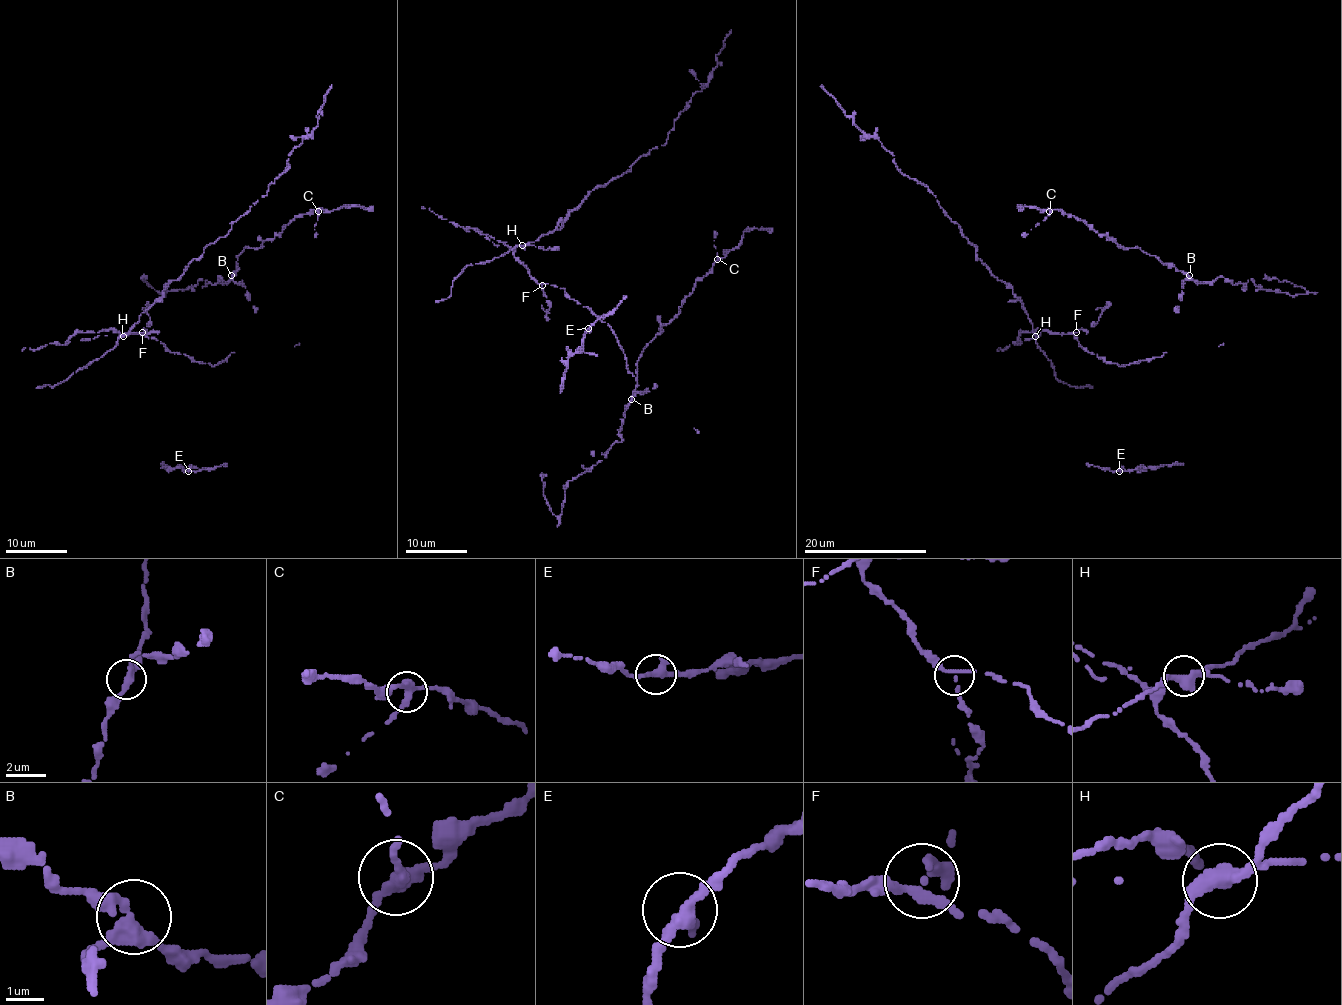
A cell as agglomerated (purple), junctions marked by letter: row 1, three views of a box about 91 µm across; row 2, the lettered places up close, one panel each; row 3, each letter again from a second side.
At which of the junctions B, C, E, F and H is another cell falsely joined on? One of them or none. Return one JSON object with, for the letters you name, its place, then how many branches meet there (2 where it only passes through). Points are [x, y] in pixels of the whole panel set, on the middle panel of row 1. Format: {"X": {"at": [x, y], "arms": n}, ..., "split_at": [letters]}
{"H": {"at": [522, 245], "arms": 3}, "split_at": ["H"]}

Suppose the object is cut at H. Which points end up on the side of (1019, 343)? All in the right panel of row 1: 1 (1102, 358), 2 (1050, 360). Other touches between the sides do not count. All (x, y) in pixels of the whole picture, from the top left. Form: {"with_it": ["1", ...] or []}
{"with_it": ["1"]}

